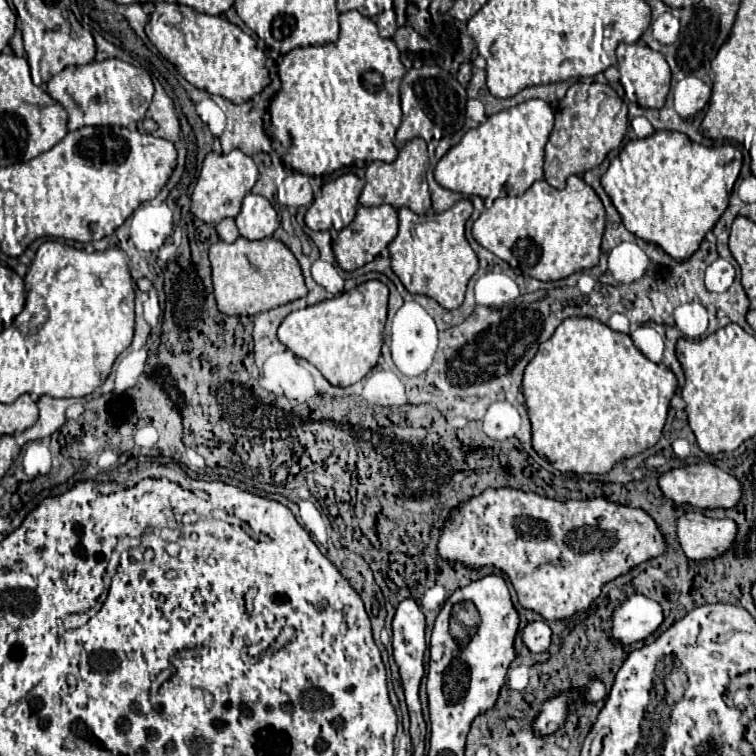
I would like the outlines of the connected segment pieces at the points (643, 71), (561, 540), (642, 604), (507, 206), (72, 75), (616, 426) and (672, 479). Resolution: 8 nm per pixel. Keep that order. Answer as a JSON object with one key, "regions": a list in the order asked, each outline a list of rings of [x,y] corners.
{"regions":[[[[618,44],[616,48],[617,68],[620,72],[626,97],[633,103],[640,104],[642,108],[662,108],[670,90],[670,68],[664,56],[646,44]]],[[[486,488],[482,494],[466,500],[464,504],[452,508],[448,512],[448,518],[444,520],[444,530],[438,538],[438,554],[442,560],[450,562],[450,564],[456,564],[460,562],[464,568],[470,568],[470,570],[478,570],[478,568],[484,568],[484,566],[494,566],[498,570],[502,570],[514,590],[516,590],[516,596],[518,596],[518,602],[522,608],[526,610],[534,610],[536,614],[540,614],[544,620],[562,620],[562,618],[570,618],[574,612],[580,612],[580,610],[586,610],[598,596],[600,596],[600,590],[606,582],[622,576],[622,574],[628,574],[634,566],[638,566],[640,562],[644,560],[650,560],[650,558],[656,558],[660,556],[662,552],[666,550],[666,544],[664,544],[664,538],[658,530],[658,526],[654,524],[654,520],[640,508],[632,508],[632,506],[620,506],[620,504],[614,504],[606,498],[594,498],[594,500],[552,500],[552,498],[546,498],[546,496],[540,496],[540,494],[534,494],[534,492],[522,492],[518,488]]],[[[630,594],[612,614],[610,638],[618,644],[646,640],[664,622],[662,606],[644,594]]],[[[570,176],[564,190],[556,190],[540,180],[522,196],[494,200],[474,222],[472,236],[480,246],[506,260],[512,268],[520,268],[522,274],[548,282],[594,268],[600,258],[604,226],[606,210],[598,194],[580,176]]],[[[114,58],[84,66],[68,66],[52,76],[46,84],[46,92],[66,108],[68,130],[78,130],[84,126],[130,126],[142,120],[150,106],[154,86],[144,68]]],[[[566,318],[552,338],[538,346],[536,356],[524,370],[522,392],[532,422],[532,446],[560,472],[610,472],[622,458],[640,454],[658,442],[676,386],[674,372],[642,356],[628,334],[616,332],[594,318]]],[[[710,462],[668,470],[658,478],[658,486],[676,504],[692,504],[696,508],[734,508],[742,496],[740,482]]]]}

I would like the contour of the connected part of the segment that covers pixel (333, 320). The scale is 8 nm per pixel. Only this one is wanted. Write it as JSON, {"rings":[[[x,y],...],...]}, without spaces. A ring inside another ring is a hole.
{"rings":[[[368,280],[350,292],[290,312],[278,328],[278,338],[298,358],[314,364],[330,384],[344,388],[362,380],[378,364],[386,306],[386,284],[380,280]]]}

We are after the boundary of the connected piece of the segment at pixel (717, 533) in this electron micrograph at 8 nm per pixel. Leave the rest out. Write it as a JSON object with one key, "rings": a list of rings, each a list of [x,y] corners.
{"rings":[[[686,512],[676,520],[678,544],[690,560],[716,558],[732,548],[736,536],[734,520],[714,520],[702,512]]]}

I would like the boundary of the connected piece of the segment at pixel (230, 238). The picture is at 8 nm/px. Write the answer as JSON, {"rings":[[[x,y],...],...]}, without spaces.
{"rings":[[[226,218],[226,220],[222,220],[222,222],[216,226],[216,230],[218,230],[218,236],[220,236],[224,242],[234,242],[234,240],[240,236],[234,218]]]}

